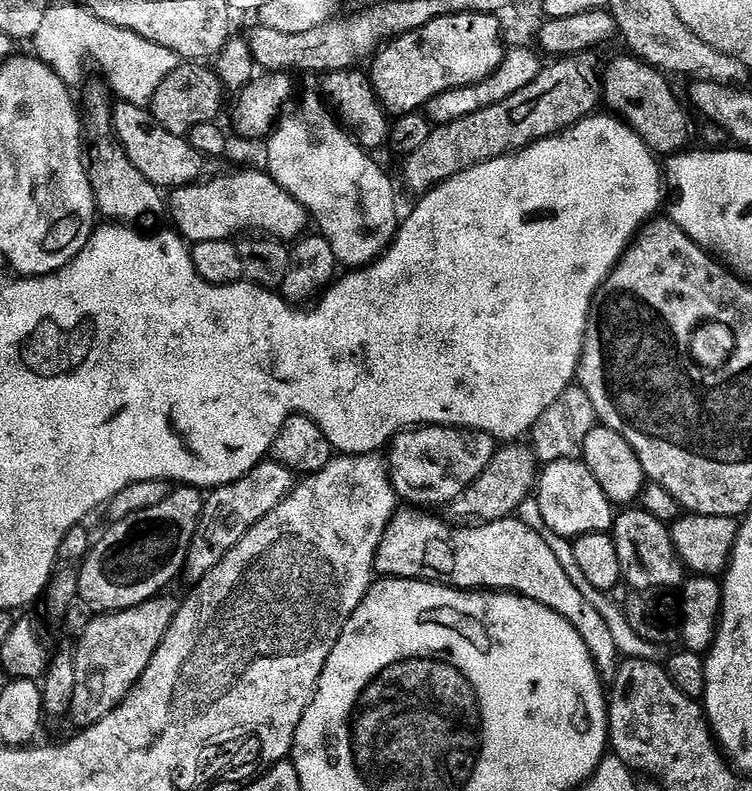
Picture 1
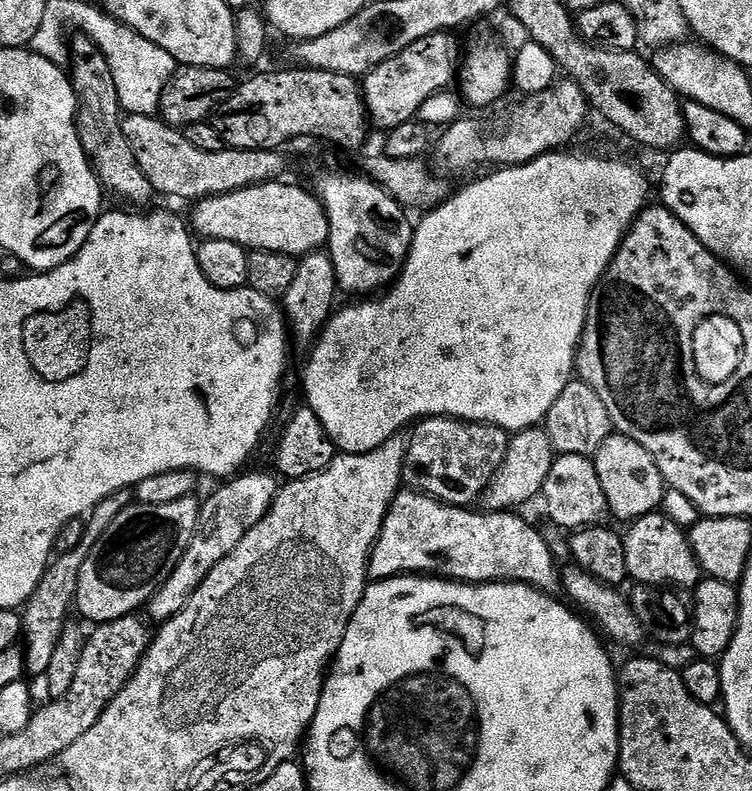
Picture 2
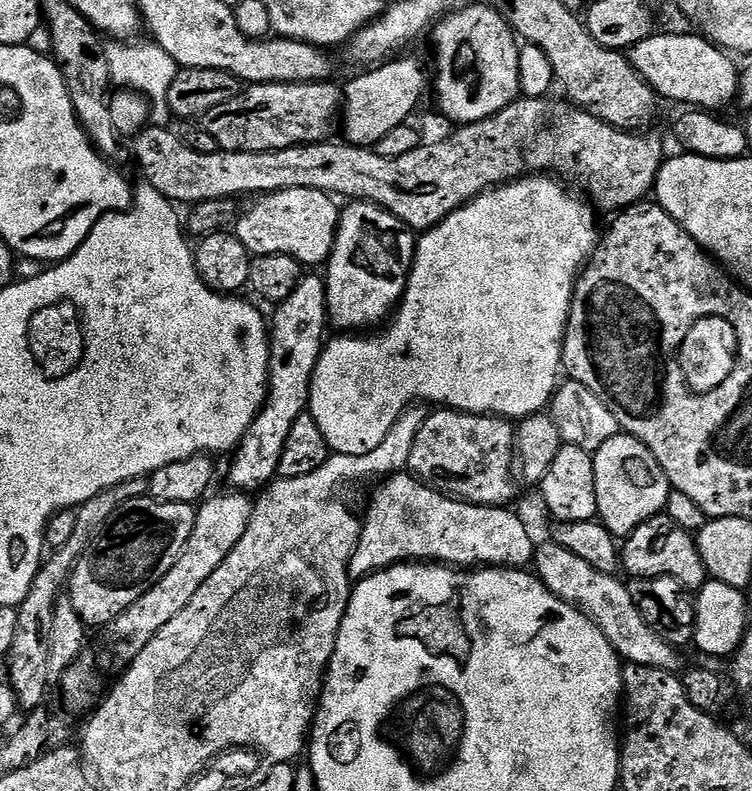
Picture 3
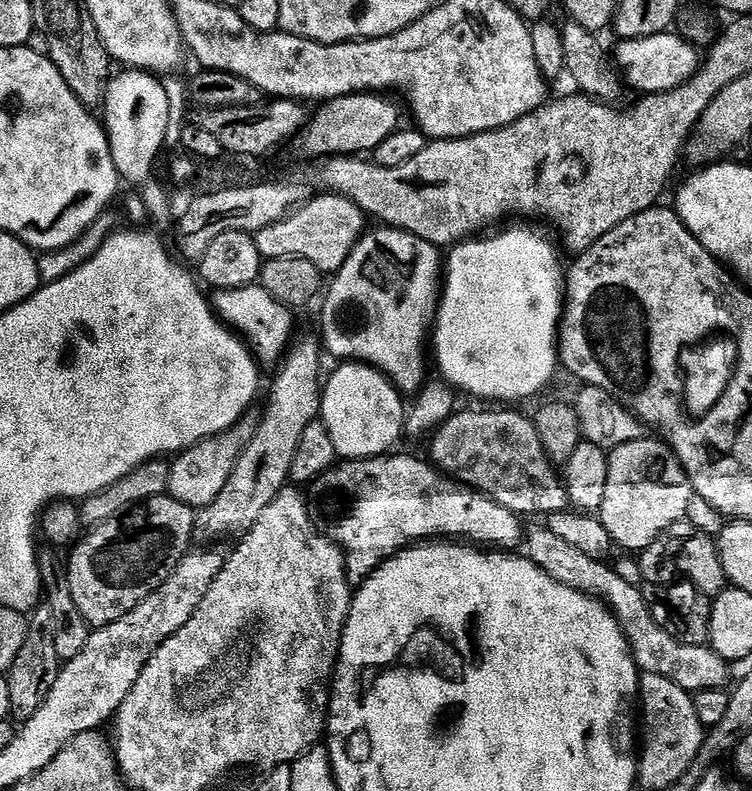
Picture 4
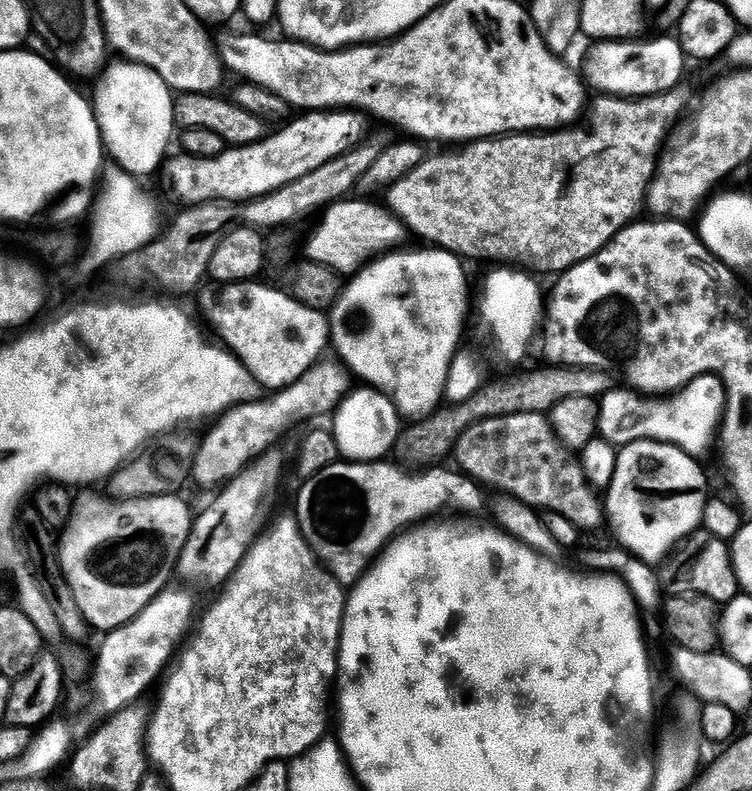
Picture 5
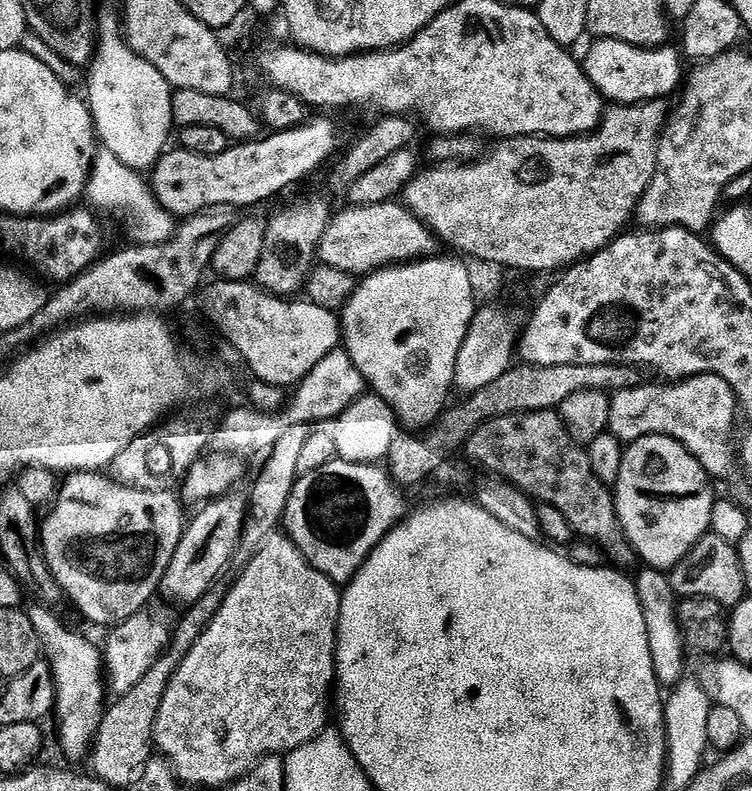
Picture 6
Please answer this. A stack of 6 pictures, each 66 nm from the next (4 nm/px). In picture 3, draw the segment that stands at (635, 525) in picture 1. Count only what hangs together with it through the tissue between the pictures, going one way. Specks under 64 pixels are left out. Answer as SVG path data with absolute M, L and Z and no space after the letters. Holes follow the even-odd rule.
M667 518L648 520L635 529L622 544L622 568L635 578L672 576L689 590L699 590L706 583L706 569L693 533L679 528Z

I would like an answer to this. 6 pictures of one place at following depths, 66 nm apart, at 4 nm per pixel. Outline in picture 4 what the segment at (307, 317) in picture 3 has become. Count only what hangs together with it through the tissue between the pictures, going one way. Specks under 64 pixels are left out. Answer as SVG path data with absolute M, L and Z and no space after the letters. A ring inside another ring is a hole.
M304 336L299 340L300 337L289 347L275 369L276 381L272 384L268 409L245 444L244 452L234 466L234 474L230 474L226 486L222 486L222 494L218 494L210 506L199 509L194 533L197 545L211 545L208 544L211 540L220 540L235 532L247 533L252 524L258 522L258 514L262 514L262 510L266 510L266 506L270 506L270 502L274 502L274 498L289 483L290 462L294 462L294 450L298 450L302 430L318 419L322 403L321 337Z

